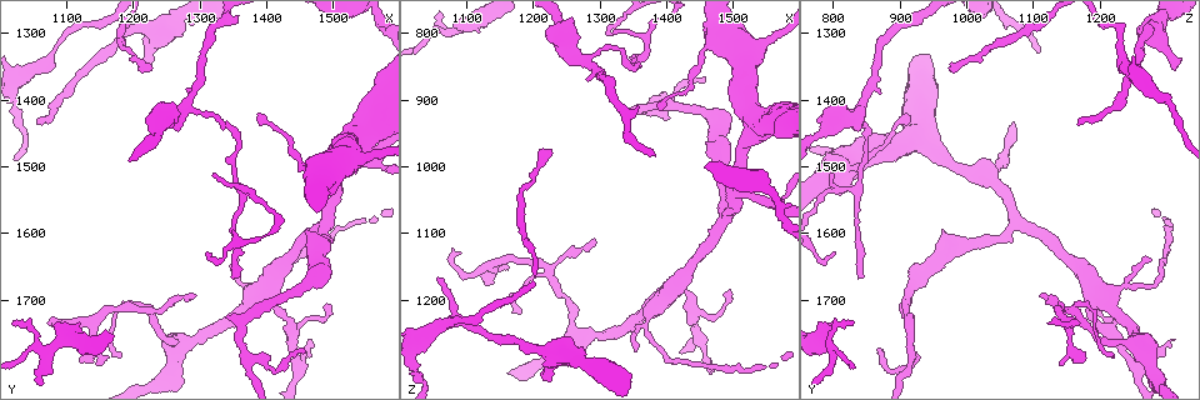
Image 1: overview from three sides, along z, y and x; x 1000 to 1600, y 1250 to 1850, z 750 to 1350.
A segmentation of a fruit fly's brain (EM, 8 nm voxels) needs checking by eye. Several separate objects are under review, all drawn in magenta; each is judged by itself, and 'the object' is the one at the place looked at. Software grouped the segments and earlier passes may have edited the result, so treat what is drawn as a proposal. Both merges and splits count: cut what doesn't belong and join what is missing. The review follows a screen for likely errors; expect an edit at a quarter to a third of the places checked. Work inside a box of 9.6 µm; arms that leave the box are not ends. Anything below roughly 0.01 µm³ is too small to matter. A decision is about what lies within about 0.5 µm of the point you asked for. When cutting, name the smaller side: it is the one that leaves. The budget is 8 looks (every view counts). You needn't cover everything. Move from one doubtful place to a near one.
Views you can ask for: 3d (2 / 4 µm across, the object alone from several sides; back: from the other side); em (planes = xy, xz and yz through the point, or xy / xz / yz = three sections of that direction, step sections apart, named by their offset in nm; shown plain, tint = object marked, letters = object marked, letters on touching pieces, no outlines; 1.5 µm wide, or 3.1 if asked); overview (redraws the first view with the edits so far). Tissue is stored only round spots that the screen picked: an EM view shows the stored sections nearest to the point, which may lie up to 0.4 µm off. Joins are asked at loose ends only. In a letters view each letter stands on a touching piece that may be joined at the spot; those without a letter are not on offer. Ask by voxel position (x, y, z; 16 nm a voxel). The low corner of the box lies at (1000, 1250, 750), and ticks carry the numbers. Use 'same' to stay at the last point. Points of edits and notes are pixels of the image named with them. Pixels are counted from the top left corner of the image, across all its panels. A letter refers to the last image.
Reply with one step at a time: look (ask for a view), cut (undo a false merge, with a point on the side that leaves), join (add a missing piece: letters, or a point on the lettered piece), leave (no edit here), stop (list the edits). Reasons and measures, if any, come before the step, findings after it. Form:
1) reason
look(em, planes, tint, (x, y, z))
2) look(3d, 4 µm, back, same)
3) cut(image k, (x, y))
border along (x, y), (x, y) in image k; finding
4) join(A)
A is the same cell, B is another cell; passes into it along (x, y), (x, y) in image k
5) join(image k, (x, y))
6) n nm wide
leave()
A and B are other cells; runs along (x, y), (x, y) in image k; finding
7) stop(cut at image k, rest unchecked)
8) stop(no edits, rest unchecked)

end of a long branch
look(3d, 2 µm, (1055, 1435, 1170))

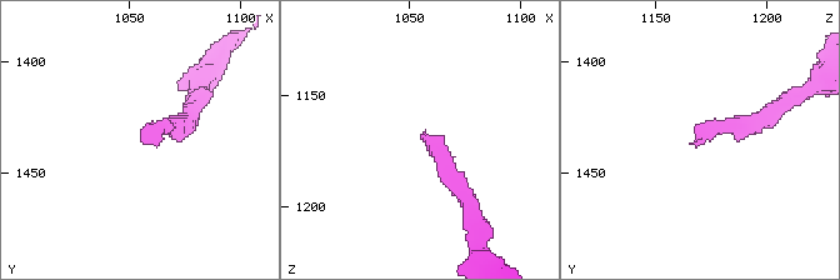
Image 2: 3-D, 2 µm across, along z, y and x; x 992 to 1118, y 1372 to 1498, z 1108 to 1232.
shape alone is not enough
look(em, planes, letters, (1056, 1435, 1169))

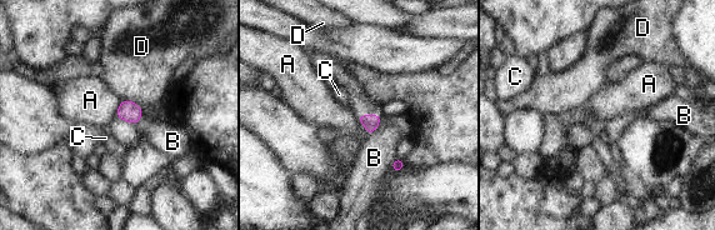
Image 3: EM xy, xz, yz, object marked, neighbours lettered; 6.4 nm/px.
leave()
A, B, C and D are other cells; border along (123, 100), (115, 116) in image 3; none of them fits

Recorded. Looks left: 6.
branch stops here
look(3d, 2 µm, back, (1210, 1355, 1310))

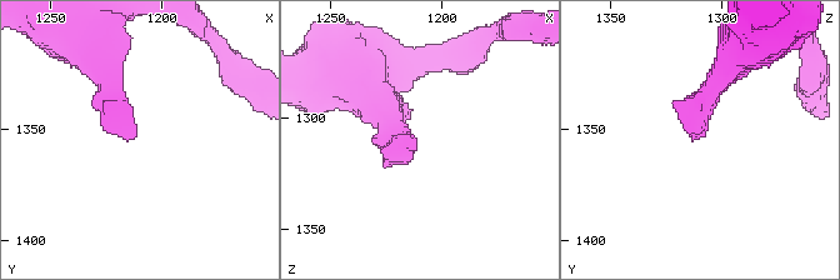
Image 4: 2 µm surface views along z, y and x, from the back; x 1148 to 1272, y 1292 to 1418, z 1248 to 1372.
look(em, planes, letters, (1213, 1352, 1306))

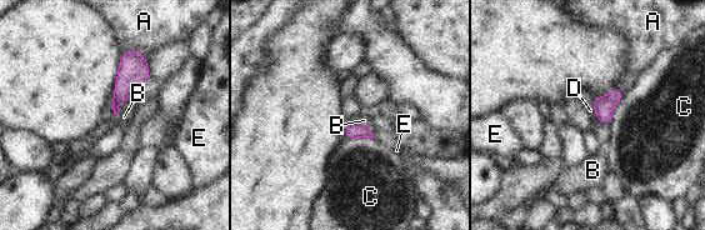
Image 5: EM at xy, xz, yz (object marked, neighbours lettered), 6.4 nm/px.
leave()
A, B, C, D and E are other cells; border along (353, 119), (344, 135) in image 5; none of them fits

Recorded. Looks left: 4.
an open end
look(3d, 4 µm, back, (1355, 1640, 1275))

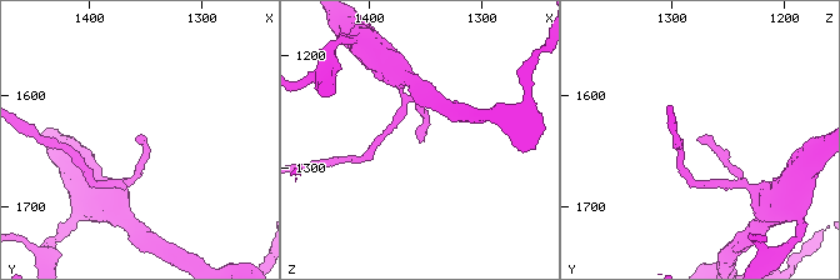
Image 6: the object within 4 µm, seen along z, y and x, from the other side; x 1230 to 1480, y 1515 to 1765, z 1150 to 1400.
look(em, planes, letters, (1354, 1638, 1276))

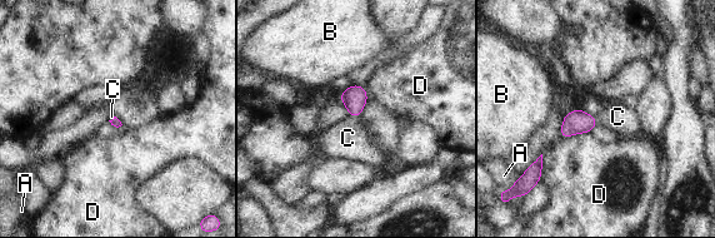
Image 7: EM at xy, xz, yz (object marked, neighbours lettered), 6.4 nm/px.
D touches over 200 nm
join(C)
C is the same cell, A, B and D are other cells; the cell continues

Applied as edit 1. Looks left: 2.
branch stops here
look(3d, 2 µm, (1315, 1510, 800))

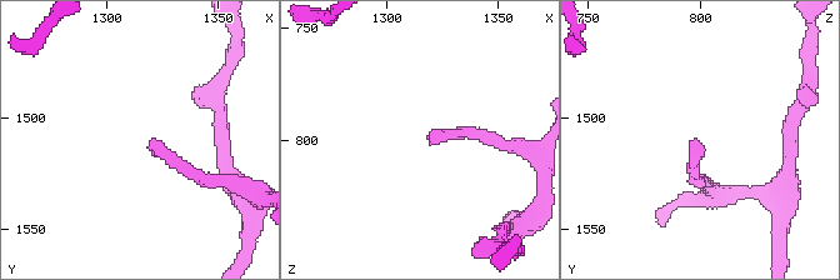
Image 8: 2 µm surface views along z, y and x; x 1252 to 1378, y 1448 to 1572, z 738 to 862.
shape alone is not enough
look(em, yz, step 4, letters, (1320, 1510, 801))

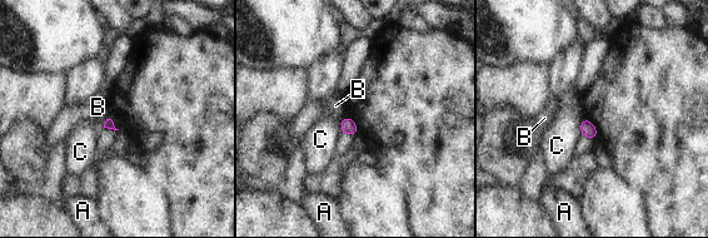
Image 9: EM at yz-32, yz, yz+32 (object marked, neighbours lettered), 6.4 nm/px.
leave()
A, B and C are other cells; no lettered piece goes on from it

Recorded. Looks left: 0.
stop(join at image 7, rest unchecked)

